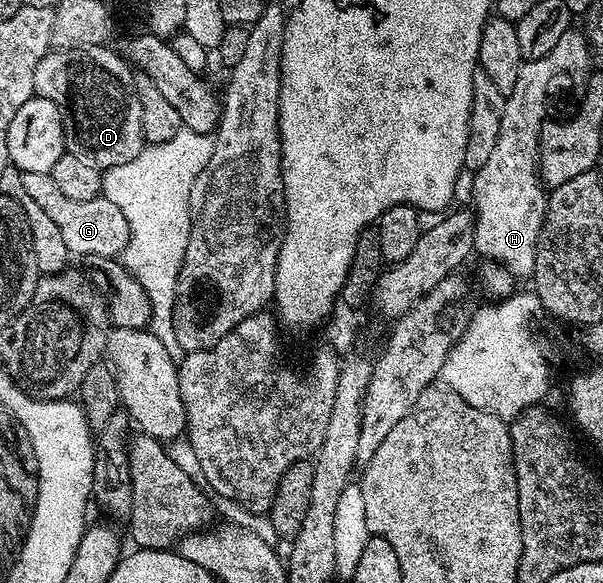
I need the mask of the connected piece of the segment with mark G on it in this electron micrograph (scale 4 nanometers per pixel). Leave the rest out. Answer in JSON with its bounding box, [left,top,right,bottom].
[23,172,131,257]

